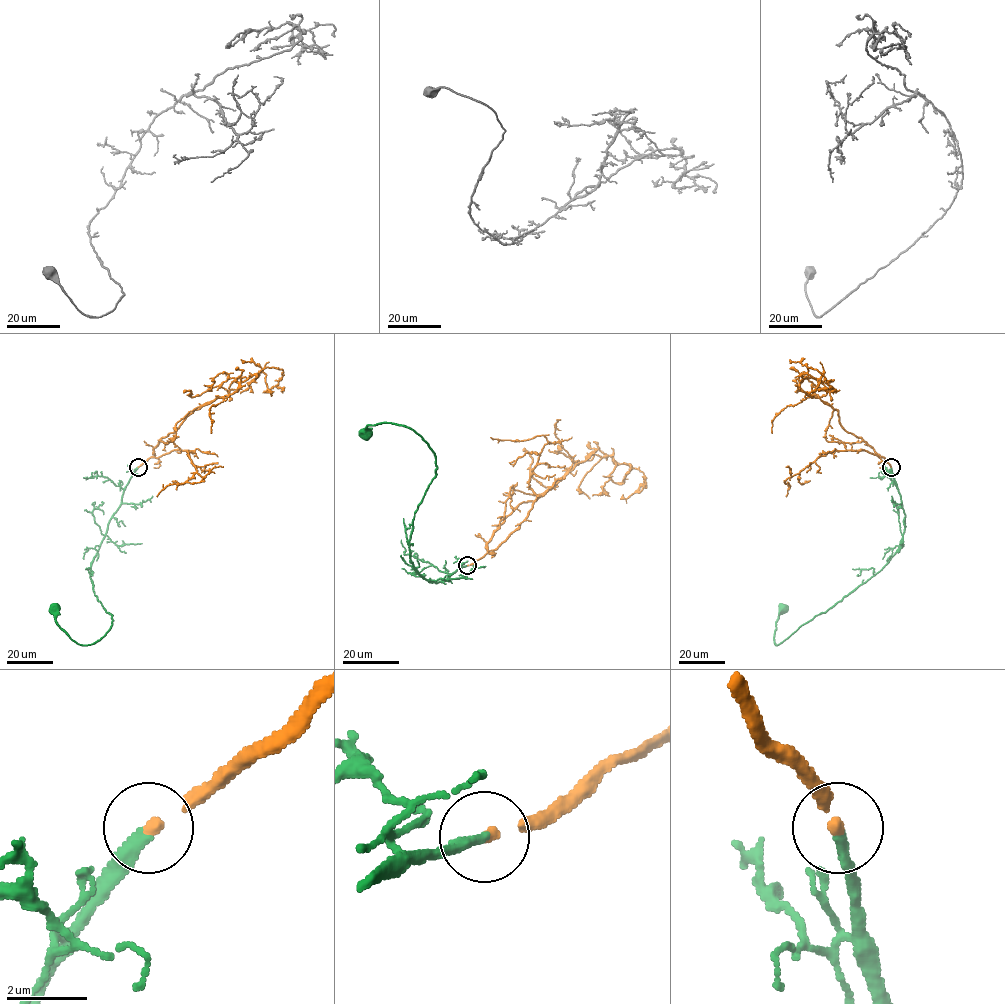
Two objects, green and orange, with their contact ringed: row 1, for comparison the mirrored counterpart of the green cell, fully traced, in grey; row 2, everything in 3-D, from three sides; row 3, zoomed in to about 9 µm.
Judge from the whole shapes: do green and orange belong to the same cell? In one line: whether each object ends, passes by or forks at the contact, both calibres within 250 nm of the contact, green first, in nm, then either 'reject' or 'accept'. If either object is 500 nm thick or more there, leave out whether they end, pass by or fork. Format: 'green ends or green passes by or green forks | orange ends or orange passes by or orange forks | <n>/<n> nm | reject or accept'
green ends | orange ends | 280/240 nm | accept

